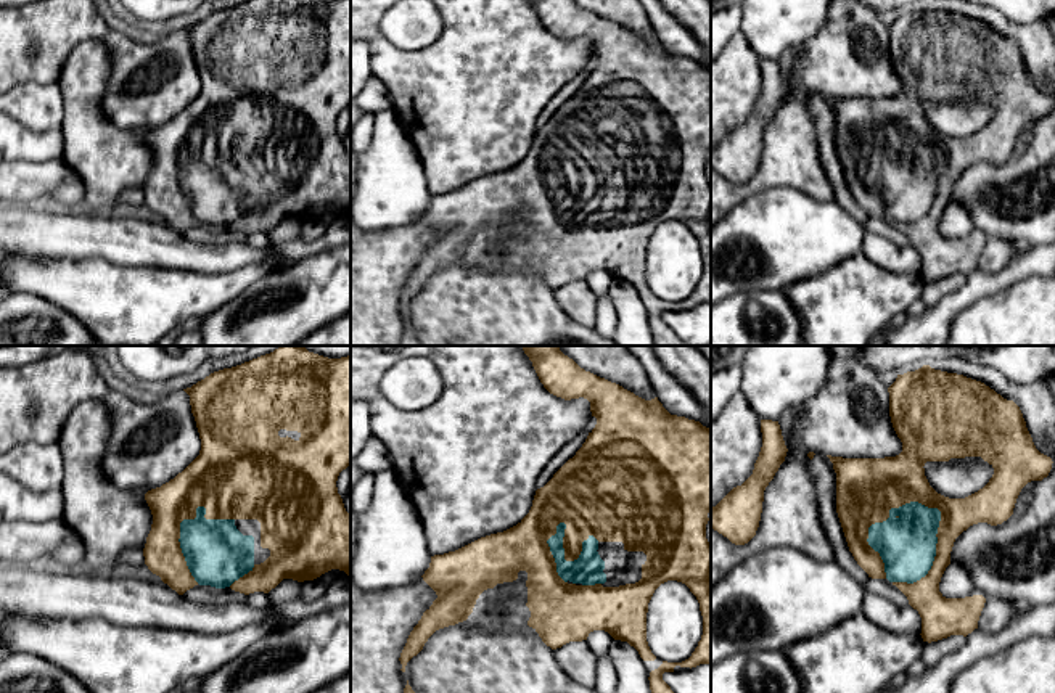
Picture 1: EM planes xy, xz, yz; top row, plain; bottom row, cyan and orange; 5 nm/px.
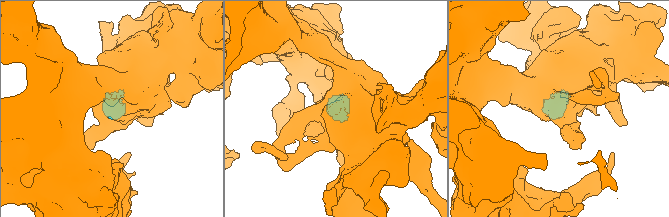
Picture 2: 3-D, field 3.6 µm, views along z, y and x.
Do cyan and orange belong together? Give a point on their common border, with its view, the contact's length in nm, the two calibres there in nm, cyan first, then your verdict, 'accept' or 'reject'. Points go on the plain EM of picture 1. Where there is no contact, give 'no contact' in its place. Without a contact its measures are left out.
contact yz (935, 195); length 440 nm; calibres 280 and 170 nm; accept

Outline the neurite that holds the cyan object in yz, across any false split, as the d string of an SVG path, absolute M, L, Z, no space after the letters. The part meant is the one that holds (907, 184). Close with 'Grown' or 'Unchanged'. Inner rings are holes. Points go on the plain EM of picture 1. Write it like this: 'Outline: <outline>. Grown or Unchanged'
Outline: M923 5L897 14L888 32L889 56L902 92L885 98L827 95L836 113L836 153L857 204L872 219L888 219L918 251L923 281L967 277L978 269L986 238L946 238L939 232L954 182L973 164L1007 161L1021 129L1047 117L1053 101L1036 88L1020 47L981 21ZM965 96L981 96L994 108L989 122L965 138L938 133L925 116L925 103Z. Grown

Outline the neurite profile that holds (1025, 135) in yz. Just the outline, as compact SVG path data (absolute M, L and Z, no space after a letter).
M1031 121L1031 122L1028 122L1021 129L1021 132L1020 132L1020 135L1016 138L1016 143L1015 143L1015 148L1013 148L1013 154L1012 156L1020 156L1020 154L1023 154L1026 151L1026 148L1029 145L1029 140L1032 137L1032 132L1037 127L1037 124L1039 124L1039 121Z

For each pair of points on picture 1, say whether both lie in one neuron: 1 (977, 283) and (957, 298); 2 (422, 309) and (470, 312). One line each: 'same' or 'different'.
1: same
2: same

